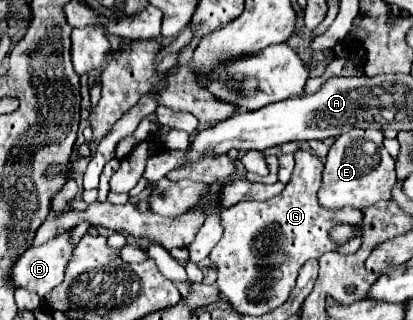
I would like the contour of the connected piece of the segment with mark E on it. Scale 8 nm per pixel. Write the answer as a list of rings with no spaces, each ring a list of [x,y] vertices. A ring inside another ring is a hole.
[[[350,130],[336,138],[330,146],[324,166],[324,184],[320,192],[320,204],[326,208],[352,206],[358,210],[376,204],[378,200],[388,200],[392,186],[396,182],[394,158],[384,148],[382,130]]]

